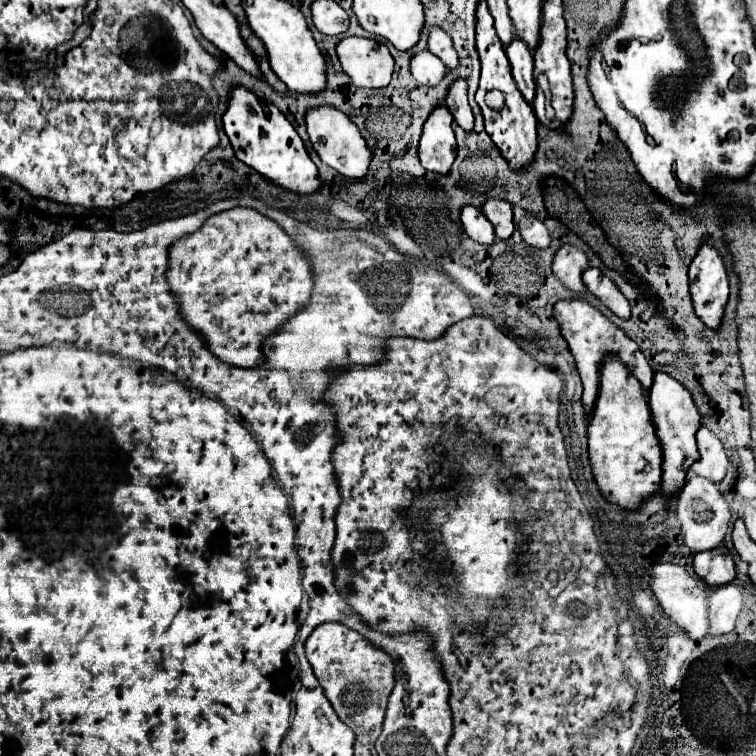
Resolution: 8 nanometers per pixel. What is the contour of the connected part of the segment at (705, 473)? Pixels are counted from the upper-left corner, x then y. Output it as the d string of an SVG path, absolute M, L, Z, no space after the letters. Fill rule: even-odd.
M700 427L696 441L698 441L700 459L692 465L692 471L700 477L706 477L708 481L720 483L726 475L726 465L728 465L728 457L724 453L720 439L710 429Z

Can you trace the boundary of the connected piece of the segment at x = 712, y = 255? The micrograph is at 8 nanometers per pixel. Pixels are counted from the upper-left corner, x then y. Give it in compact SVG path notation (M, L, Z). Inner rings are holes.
M702 245L690 265L690 295L702 323L718 329L728 301L728 275L722 257L710 245Z

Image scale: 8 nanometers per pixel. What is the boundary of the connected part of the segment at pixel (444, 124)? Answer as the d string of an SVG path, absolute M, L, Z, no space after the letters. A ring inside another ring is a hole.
M436 107L428 117L418 153L424 169L440 175L450 171L456 159L456 139L452 131L452 115L446 107Z

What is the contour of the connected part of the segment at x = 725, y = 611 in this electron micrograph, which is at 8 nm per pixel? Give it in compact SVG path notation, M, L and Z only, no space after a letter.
M736 581L714 589L708 609L708 621L710 621L708 635L726 635L734 629L734 623L744 603L742 593L744 591L742 587L736 585Z

